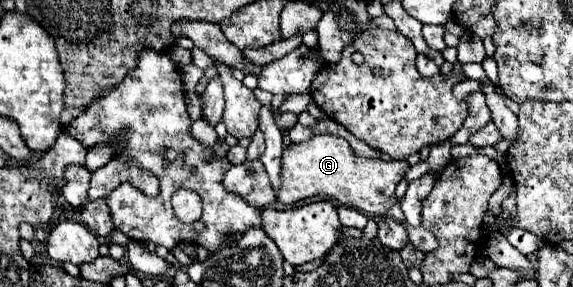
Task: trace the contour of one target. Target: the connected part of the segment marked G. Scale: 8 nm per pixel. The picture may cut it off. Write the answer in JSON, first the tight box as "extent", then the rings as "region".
{"extent":[277,135,411,223],"region":[[[317,135],[305,143],[295,143],[289,149],[285,149],[281,161],[283,187],[277,199],[283,205],[293,205],[307,197],[325,195],[339,201],[341,205],[359,209],[363,213],[393,217],[399,223],[403,221],[403,213],[395,197],[395,187],[411,169],[411,165],[405,159],[383,161],[359,157],[345,139],[333,135]]]}

